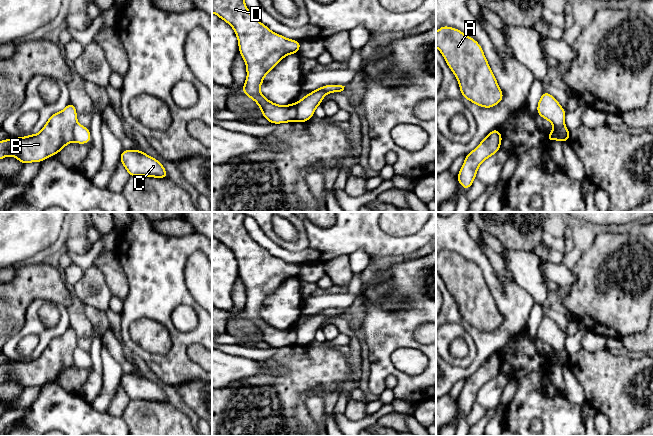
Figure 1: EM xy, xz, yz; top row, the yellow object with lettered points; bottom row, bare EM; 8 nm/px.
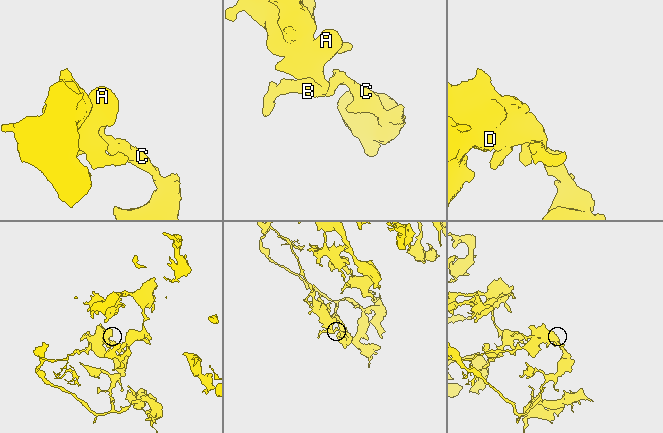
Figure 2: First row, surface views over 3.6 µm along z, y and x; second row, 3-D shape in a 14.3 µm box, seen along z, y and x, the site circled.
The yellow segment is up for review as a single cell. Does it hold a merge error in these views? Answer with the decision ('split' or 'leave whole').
split

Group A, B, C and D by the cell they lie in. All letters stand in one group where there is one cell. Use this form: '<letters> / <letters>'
A B D / C

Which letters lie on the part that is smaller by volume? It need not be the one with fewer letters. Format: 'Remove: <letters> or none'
Remove: A, B, D

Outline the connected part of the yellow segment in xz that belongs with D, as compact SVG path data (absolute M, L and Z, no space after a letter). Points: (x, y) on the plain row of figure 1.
M212 212L212 237L235 255L239 277L246 287L247 303L242 317L253 323L270 347L296 346L295 328L277 329L265 322L260 310L264 301L285 280L296 278L301 266L272 256L248 234L243 212Z

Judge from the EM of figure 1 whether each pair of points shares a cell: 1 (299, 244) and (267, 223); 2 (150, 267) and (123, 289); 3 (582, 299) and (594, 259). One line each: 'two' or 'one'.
1: one
2: two
3: one

